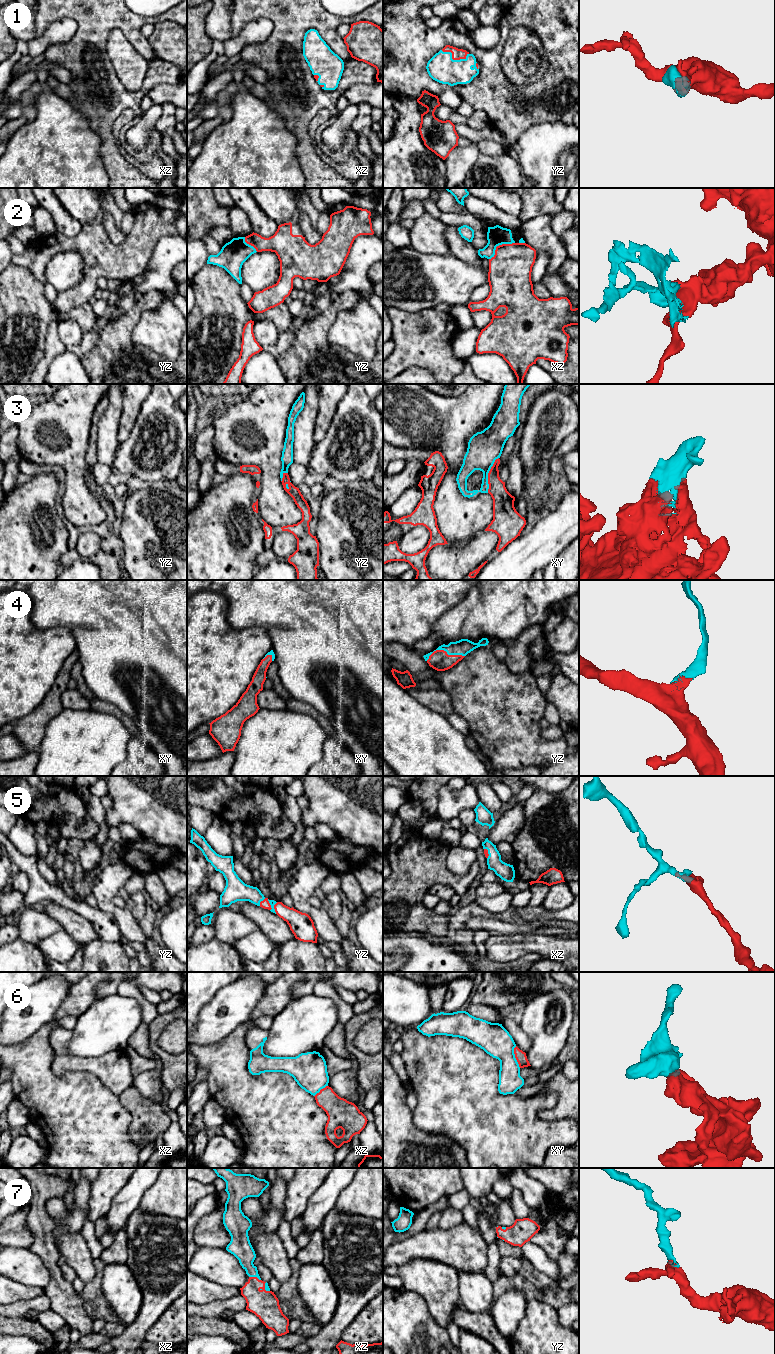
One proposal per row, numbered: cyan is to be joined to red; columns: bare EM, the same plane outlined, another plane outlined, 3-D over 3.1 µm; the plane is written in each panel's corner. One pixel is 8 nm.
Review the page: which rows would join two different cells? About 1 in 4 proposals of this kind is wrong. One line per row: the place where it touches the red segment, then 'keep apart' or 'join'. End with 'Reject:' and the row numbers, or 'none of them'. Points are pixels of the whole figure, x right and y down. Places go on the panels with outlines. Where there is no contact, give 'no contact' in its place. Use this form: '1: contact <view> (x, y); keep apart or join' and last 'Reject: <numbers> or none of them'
1: contact yz (453, 59); join
2: contact xz (499, 245); join
3: contact xy (488, 475); join
4: contact yz (444, 651); join
5: contact yz (270, 907); join
6: contact xy (515, 1057); keep apart
7: contact xz (255, 1277); join
Reject: 6

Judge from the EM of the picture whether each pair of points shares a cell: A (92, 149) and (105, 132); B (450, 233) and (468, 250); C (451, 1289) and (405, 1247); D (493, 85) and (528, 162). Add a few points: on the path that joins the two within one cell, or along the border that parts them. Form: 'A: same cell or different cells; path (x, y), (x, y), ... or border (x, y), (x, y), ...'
A: different cells; border (87, 119), (99, 137), (99, 154), (103, 162)
B: same cell; path (454, 237), (464, 247)
C: different cells; border (440, 1261), (413, 1258), (400, 1265), (394, 1264)
D: different cells; border (536, 124), (527, 128), (513, 144), (497, 130)

